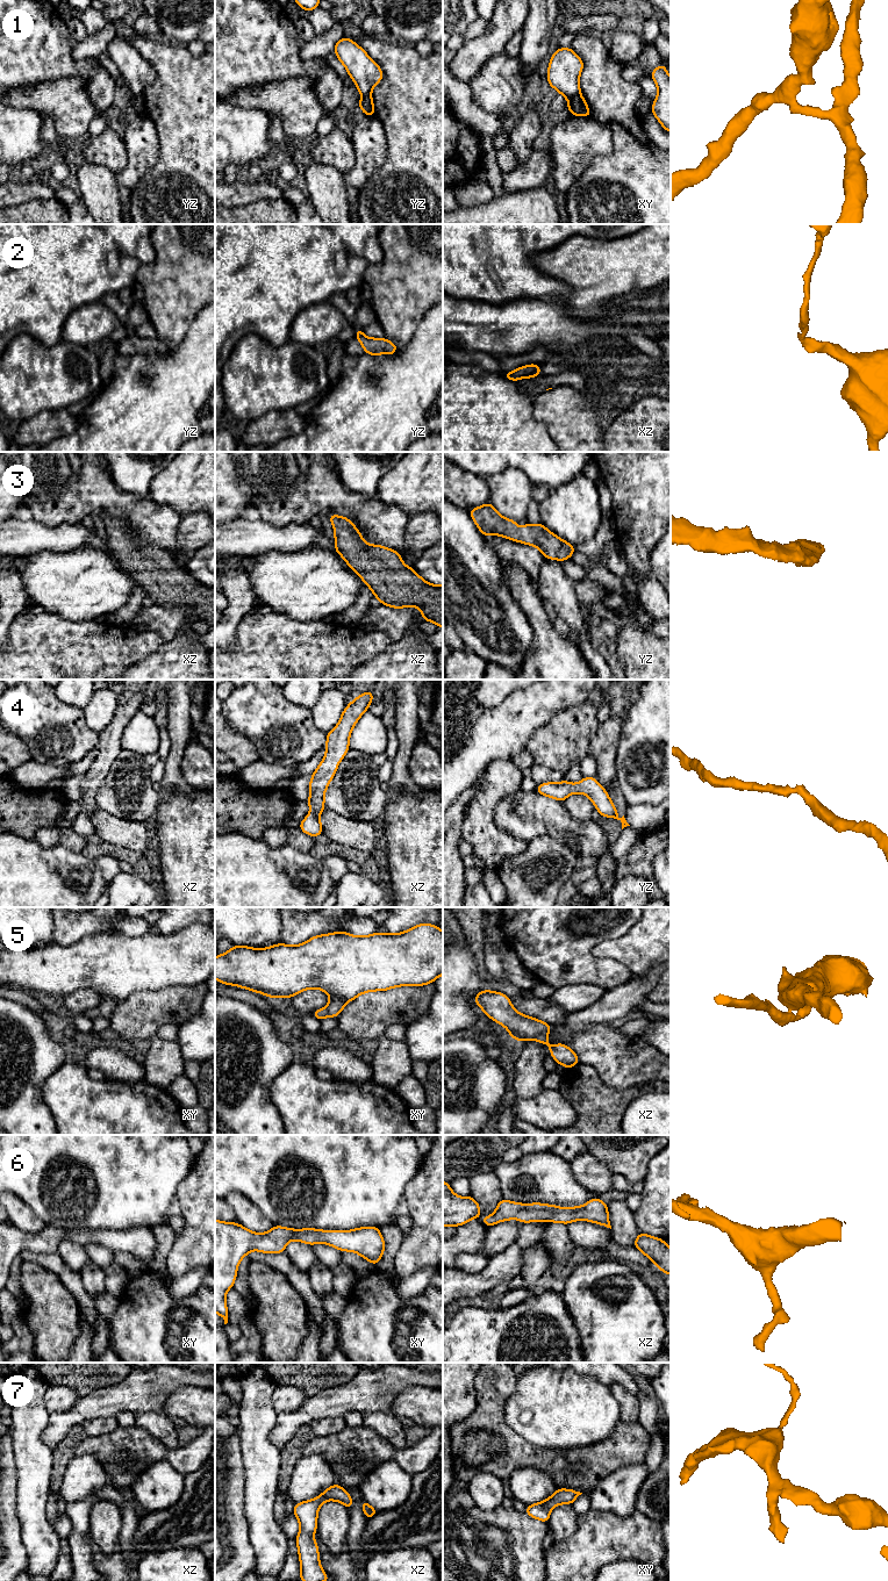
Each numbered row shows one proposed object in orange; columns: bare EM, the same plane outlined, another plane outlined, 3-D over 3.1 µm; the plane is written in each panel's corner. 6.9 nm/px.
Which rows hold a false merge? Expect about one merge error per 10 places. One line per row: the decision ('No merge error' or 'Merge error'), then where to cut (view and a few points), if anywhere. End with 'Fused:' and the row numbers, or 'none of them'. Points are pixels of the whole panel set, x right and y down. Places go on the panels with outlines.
1: Merge error. Split along xy (579, 93), (567, 99)
2: No merge error. No split
3: No merge error. No split
4: No merge error. No split
5: No merge error. No split
6: No merge error. No split
7: No merge error. No split
Fused: 1

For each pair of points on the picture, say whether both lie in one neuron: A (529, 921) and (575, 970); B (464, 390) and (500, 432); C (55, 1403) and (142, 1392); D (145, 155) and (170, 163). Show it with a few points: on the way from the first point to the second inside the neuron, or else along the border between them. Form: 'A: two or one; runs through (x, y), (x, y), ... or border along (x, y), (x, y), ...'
A: one; runs through (541, 933), (566, 958)
B: one; runs through (474, 401), (491, 416), (492, 422)
C: two; border along (80, 1396), (67, 1410), (52, 1413)
D: two; border along (158, 133), (159, 157), (140, 179)

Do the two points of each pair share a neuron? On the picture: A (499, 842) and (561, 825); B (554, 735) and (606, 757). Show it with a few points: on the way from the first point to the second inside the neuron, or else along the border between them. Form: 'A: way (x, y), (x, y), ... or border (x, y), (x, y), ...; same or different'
A: border (494, 820), (501, 829), (527, 842); different
B: border (599, 724), (591, 741), (588, 753); different

